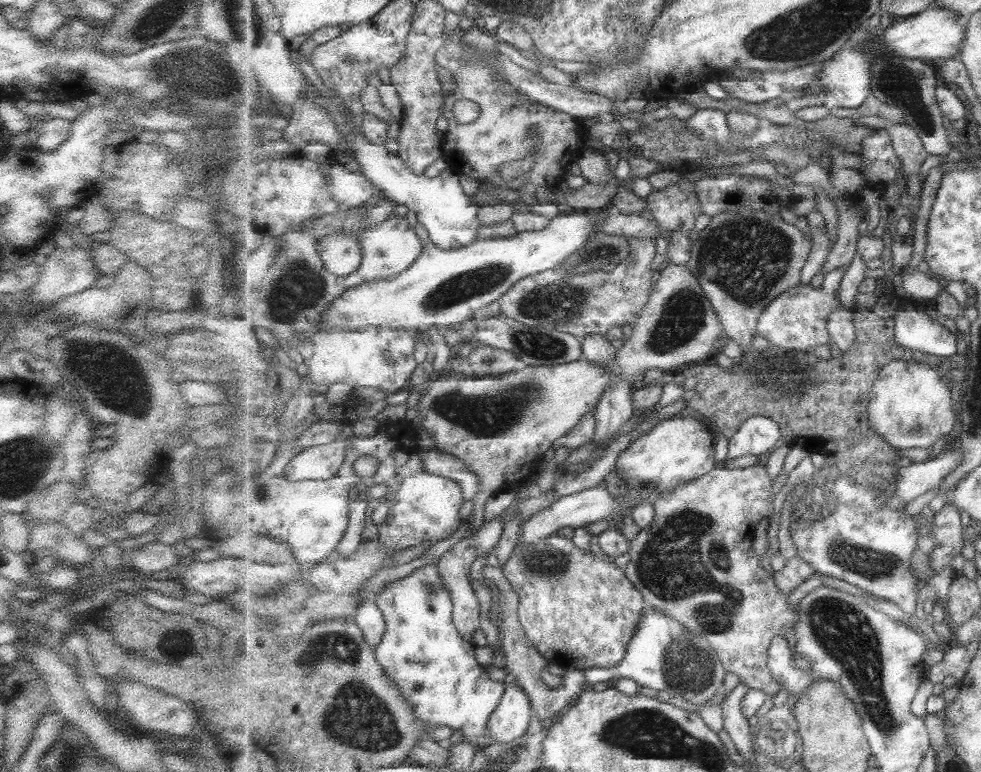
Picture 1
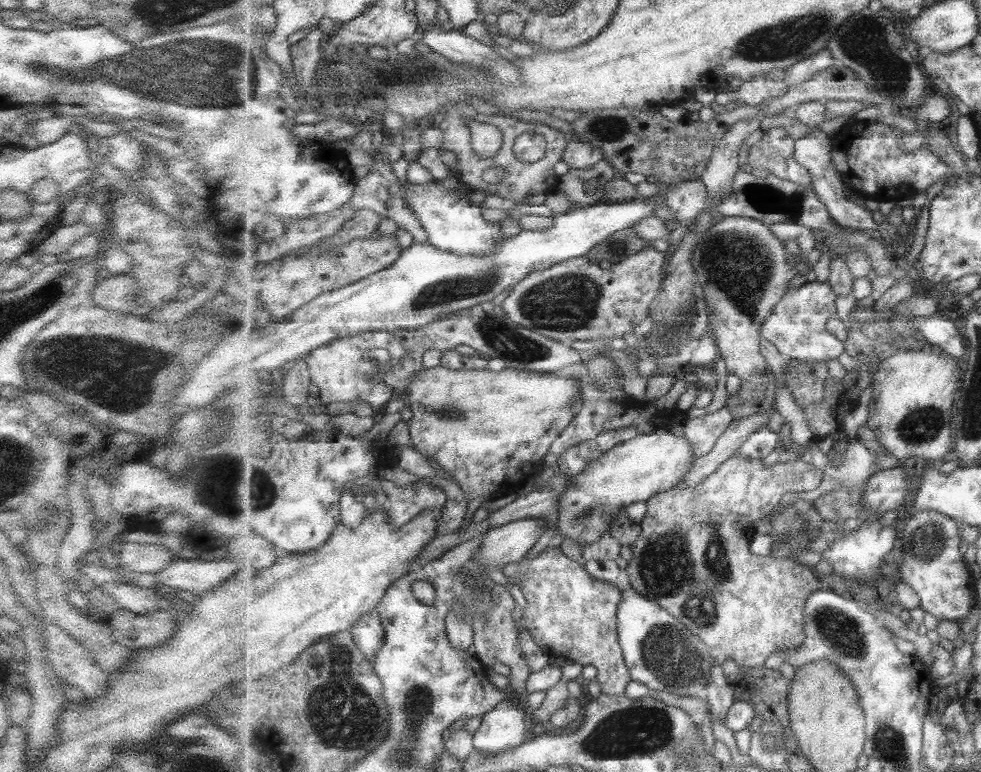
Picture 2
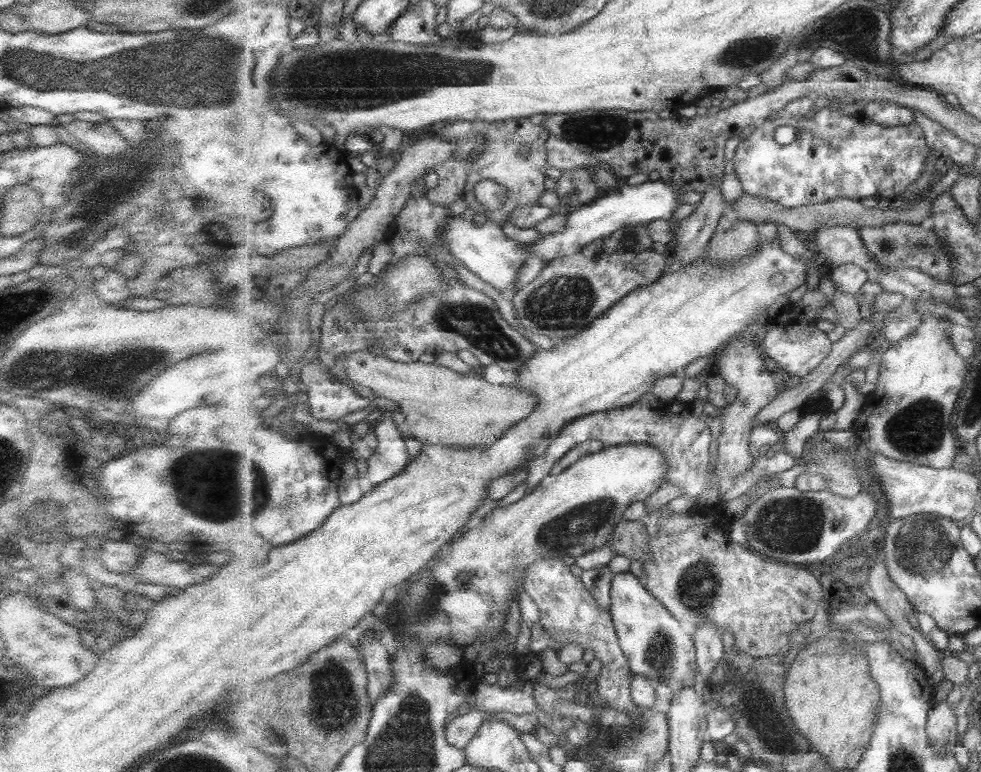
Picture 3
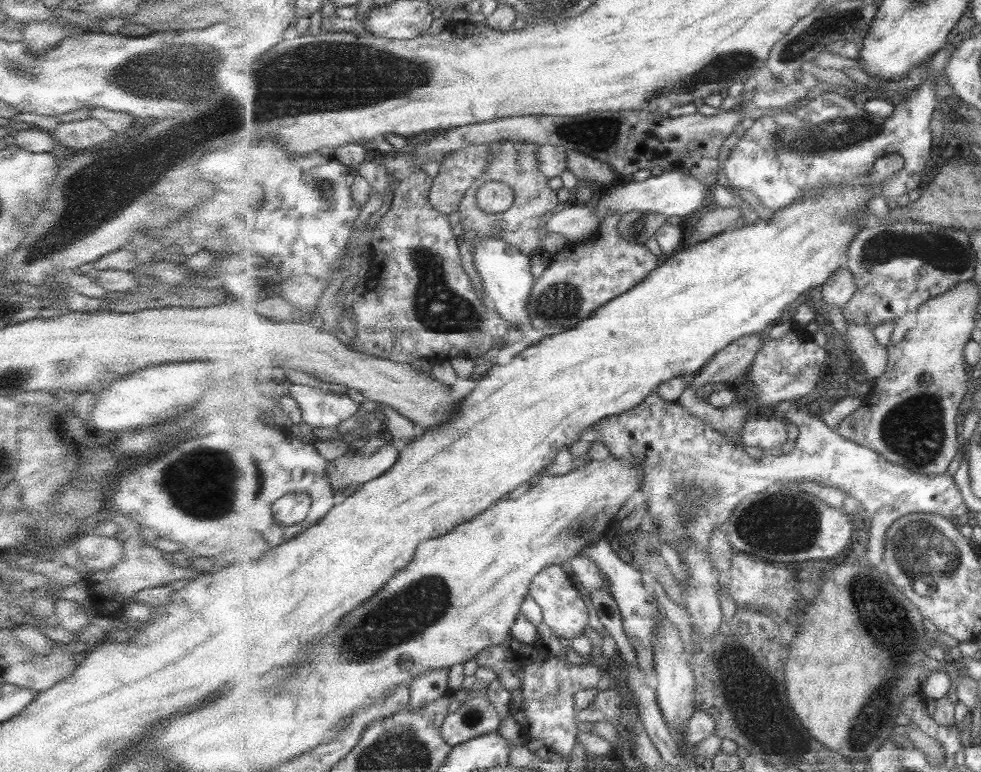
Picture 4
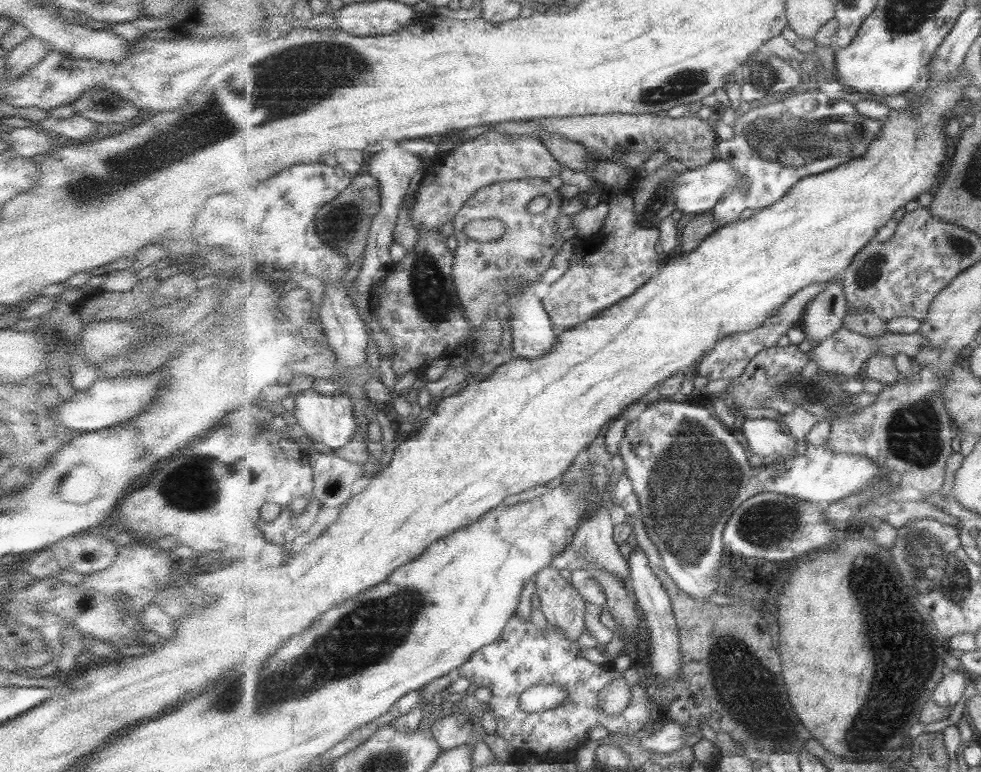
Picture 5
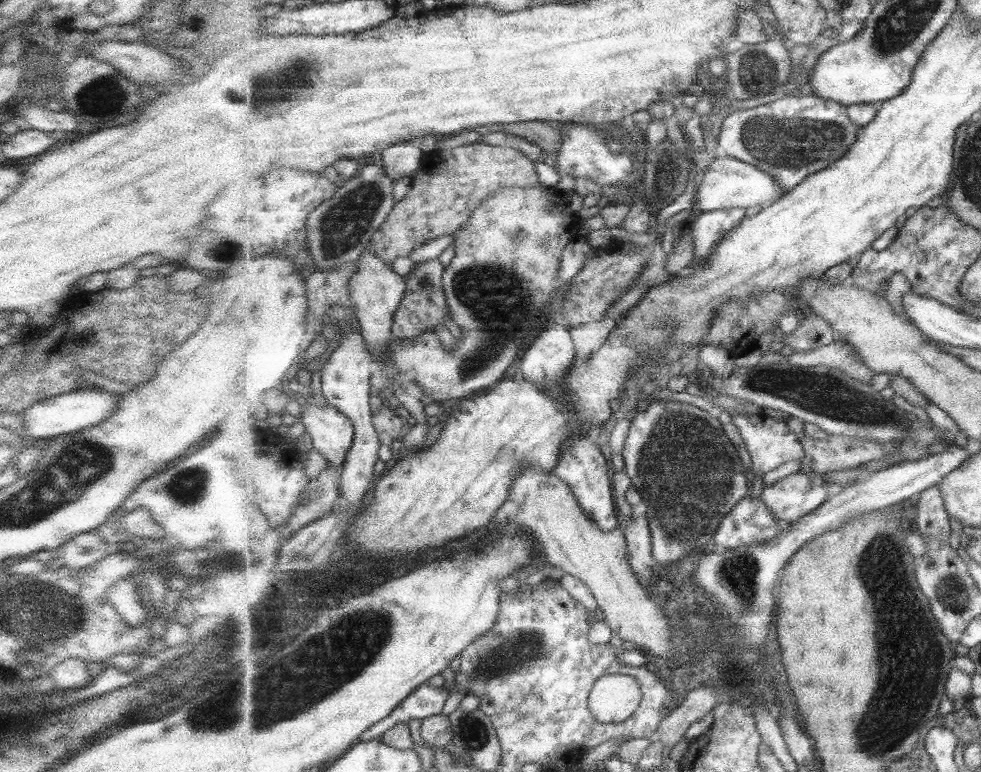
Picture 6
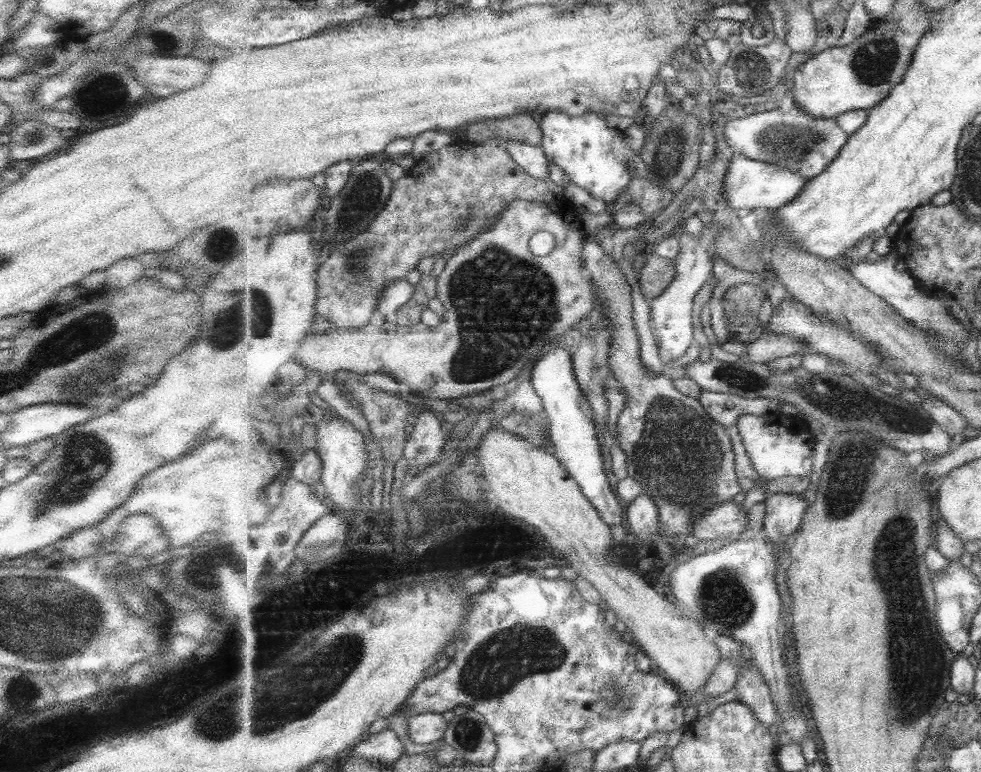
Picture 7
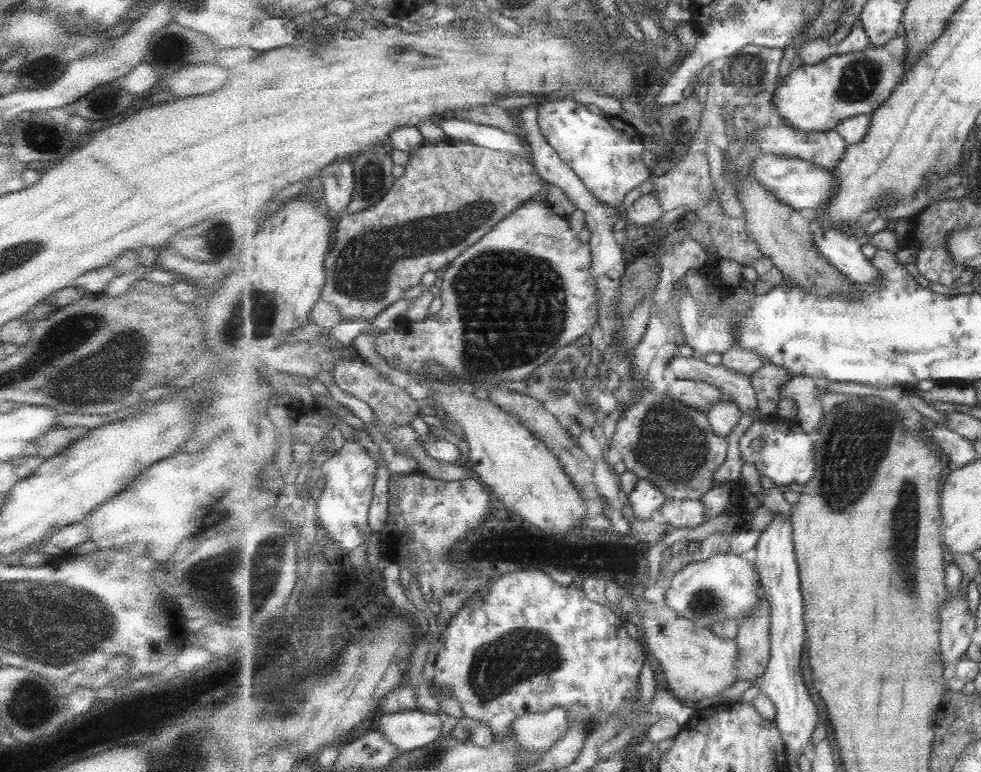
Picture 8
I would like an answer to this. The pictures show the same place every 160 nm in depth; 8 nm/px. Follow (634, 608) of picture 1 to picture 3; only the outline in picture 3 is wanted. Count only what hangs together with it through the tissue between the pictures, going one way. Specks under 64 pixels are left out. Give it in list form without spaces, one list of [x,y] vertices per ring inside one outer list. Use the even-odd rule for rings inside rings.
[[[547,558],[529,566],[525,572],[524,588],[539,607],[540,623],[553,640],[560,646],[576,642],[582,649],[593,651],[594,657],[602,663],[592,694],[601,697],[607,706],[615,710],[638,713],[638,706],[632,696],[635,674],[620,646],[612,614],[599,606],[594,594],[583,584],[582,577],[575,576],[571,566],[563,560]]]

